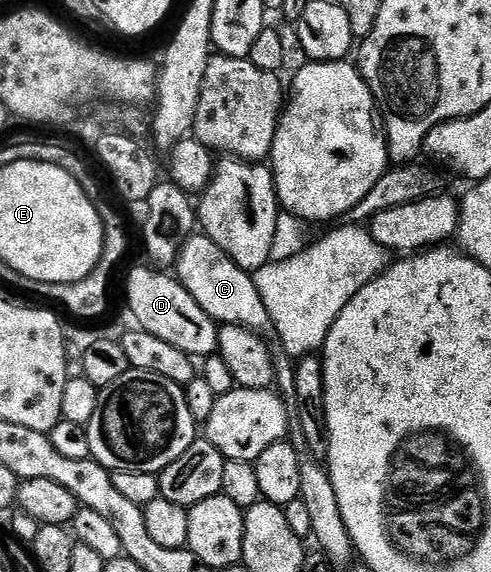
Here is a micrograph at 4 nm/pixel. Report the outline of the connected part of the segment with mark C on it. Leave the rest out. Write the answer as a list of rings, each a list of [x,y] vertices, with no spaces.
[[[199,232],[184,241],[179,249],[177,277],[189,296],[193,296],[193,300],[197,300],[197,304],[201,304],[203,311],[217,324],[243,326],[246,330],[256,332],[266,331],[270,327],[269,312],[265,312],[265,304],[257,292],[254,277],[241,269],[206,234]]]

